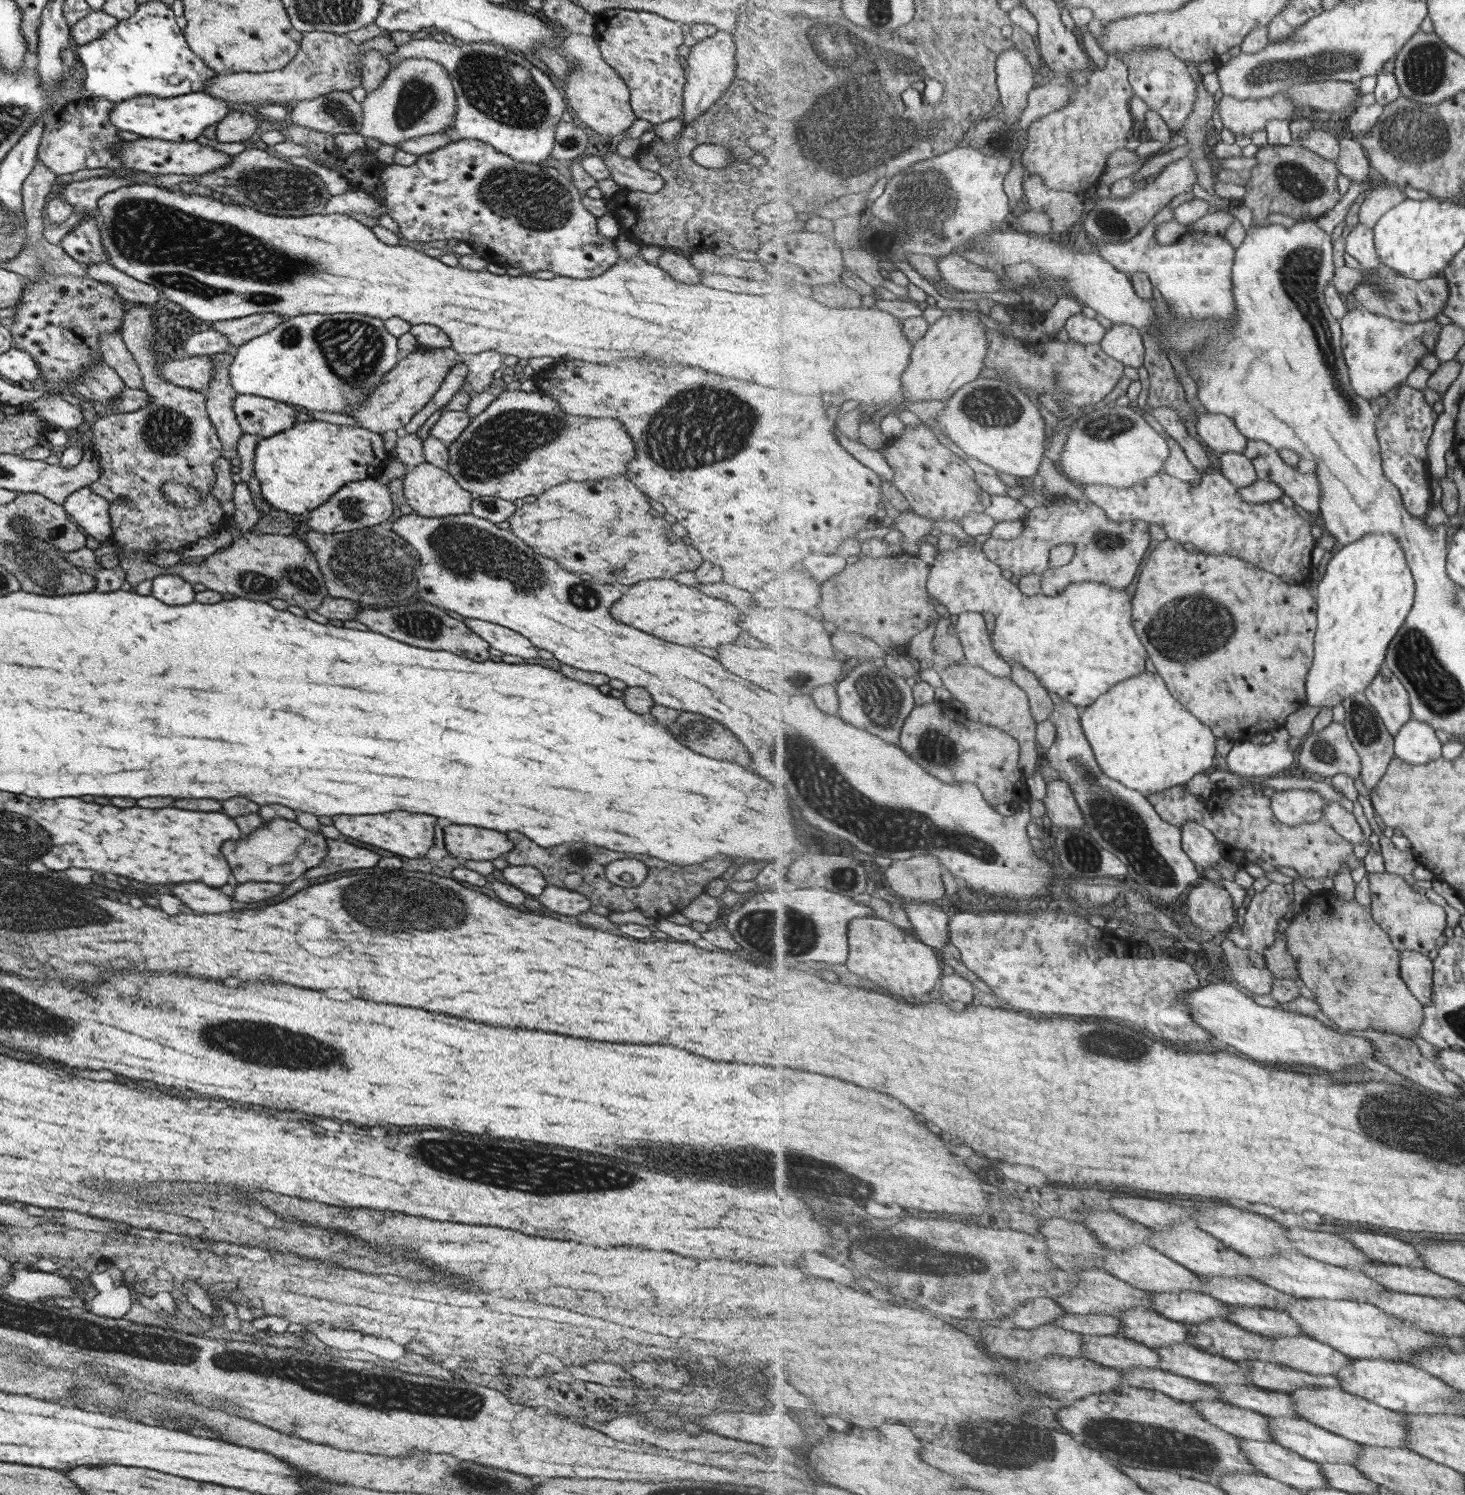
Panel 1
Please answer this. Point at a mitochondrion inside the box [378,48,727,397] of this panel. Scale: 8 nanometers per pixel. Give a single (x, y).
(536, 200)

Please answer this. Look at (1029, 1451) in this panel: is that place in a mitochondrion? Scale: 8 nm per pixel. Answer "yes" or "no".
yes

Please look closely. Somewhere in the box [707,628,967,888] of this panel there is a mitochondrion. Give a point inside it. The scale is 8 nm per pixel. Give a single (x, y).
(886, 705)

